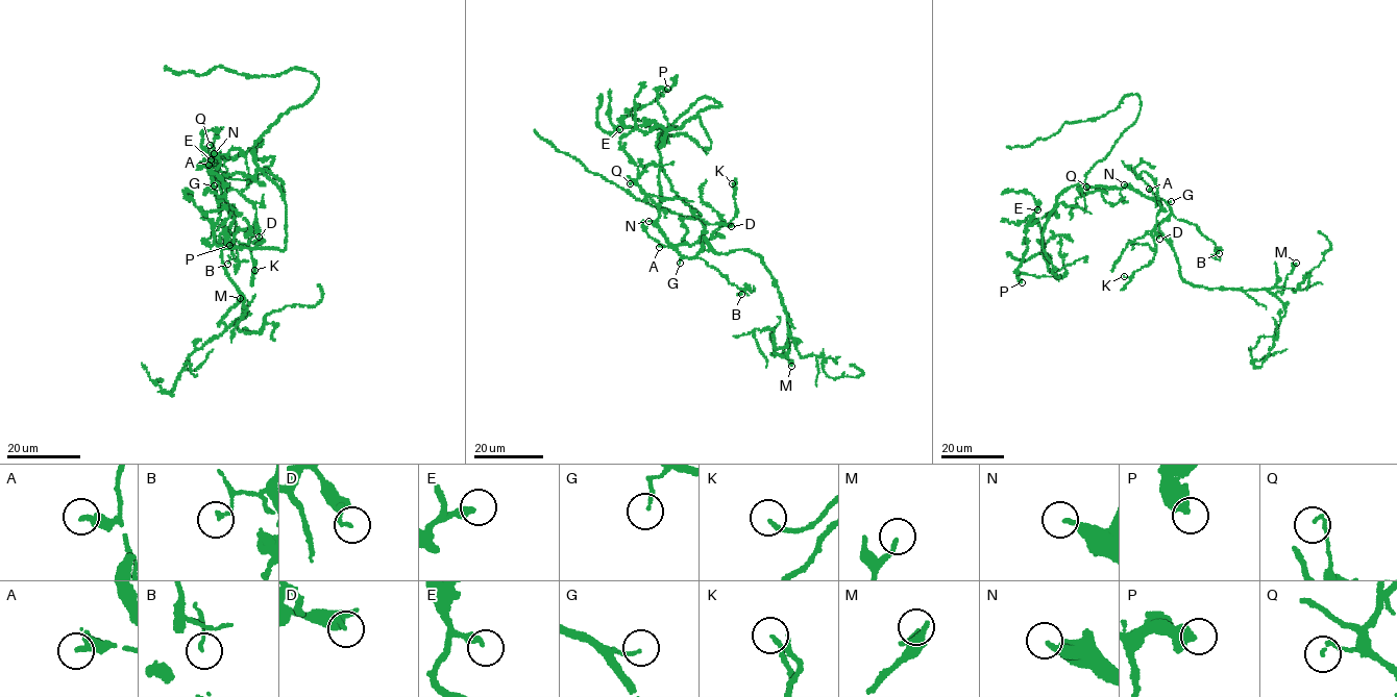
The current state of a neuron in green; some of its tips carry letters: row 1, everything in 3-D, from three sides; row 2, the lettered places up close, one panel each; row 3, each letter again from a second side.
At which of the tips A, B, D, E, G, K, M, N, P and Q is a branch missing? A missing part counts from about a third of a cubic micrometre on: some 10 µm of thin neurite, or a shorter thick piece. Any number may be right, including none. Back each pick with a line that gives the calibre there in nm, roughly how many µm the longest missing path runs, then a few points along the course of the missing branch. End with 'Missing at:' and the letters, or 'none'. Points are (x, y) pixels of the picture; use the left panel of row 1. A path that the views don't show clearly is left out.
K: calibre 170 nm; missing 15 µm; course (254, 270), (252, 266), (253, 283)
Missing at: K

